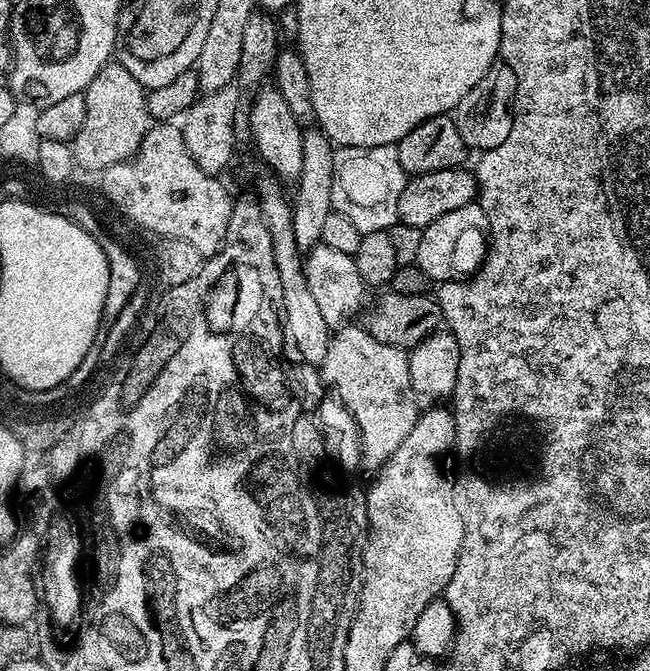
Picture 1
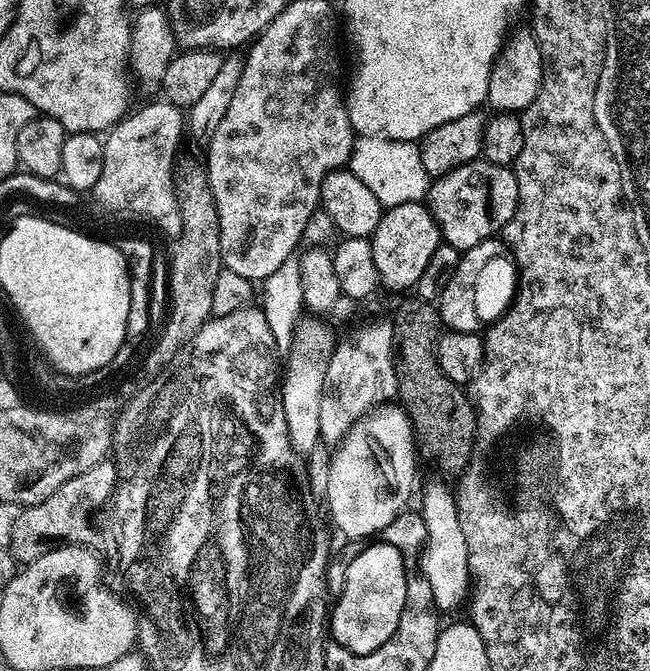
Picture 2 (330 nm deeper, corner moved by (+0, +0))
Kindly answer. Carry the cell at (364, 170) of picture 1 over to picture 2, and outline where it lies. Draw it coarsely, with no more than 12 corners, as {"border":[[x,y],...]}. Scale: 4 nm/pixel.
{"border":[[360,136],[350,171],[385,209],[423,201],[419,143]]}

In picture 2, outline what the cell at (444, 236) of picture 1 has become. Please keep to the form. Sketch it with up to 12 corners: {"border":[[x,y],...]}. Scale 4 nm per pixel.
{"border":[[503,239],[460,257],[440,295],[441,325],[480,332],[514,303],[518,269]]}

